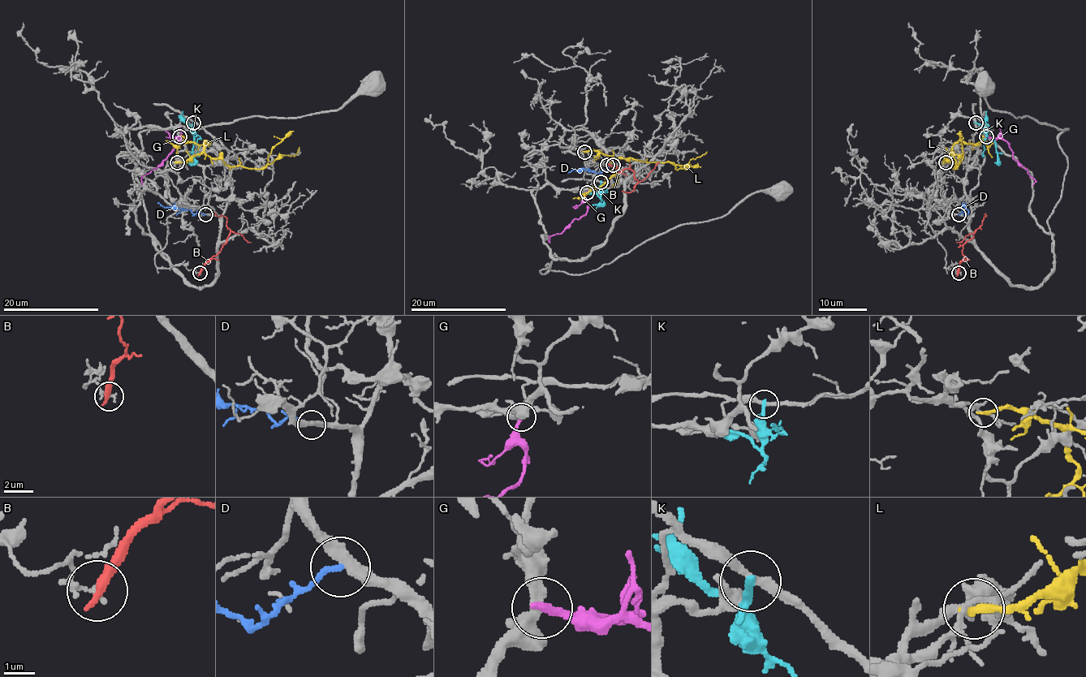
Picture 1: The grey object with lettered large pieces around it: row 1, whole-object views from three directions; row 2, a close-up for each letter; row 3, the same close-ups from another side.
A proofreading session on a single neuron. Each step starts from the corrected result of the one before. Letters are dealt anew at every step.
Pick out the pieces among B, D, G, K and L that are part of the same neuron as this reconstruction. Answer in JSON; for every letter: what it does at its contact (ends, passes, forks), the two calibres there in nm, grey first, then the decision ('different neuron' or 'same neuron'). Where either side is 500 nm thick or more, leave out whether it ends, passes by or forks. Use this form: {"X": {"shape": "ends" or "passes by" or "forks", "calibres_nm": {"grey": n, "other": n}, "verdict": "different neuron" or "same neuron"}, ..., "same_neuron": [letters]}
{"B": {"shape": "ends", "calibres_nm": {"grey": 110, "other": 400}, "verdict": "different neuron"}, "D": {"shape": "ends", "calibres_nm": {"grey": 380, "other": 170}, "verdict": "different neuron"}, "G": {"shape": "ends", "calibres_nm": {"grey": 400, "other": 280}, "verdict": "different neuron"}, "K": {"shape": "ends", "calibres_nm": {"grey": 240, "other": 260}, "verdict": "different neuron"}, "L": {"shape": "ends", "calibres_nm": {"grey": 150, "other": 280}, "verdict": "different neuron"}, "same_neuron": []}

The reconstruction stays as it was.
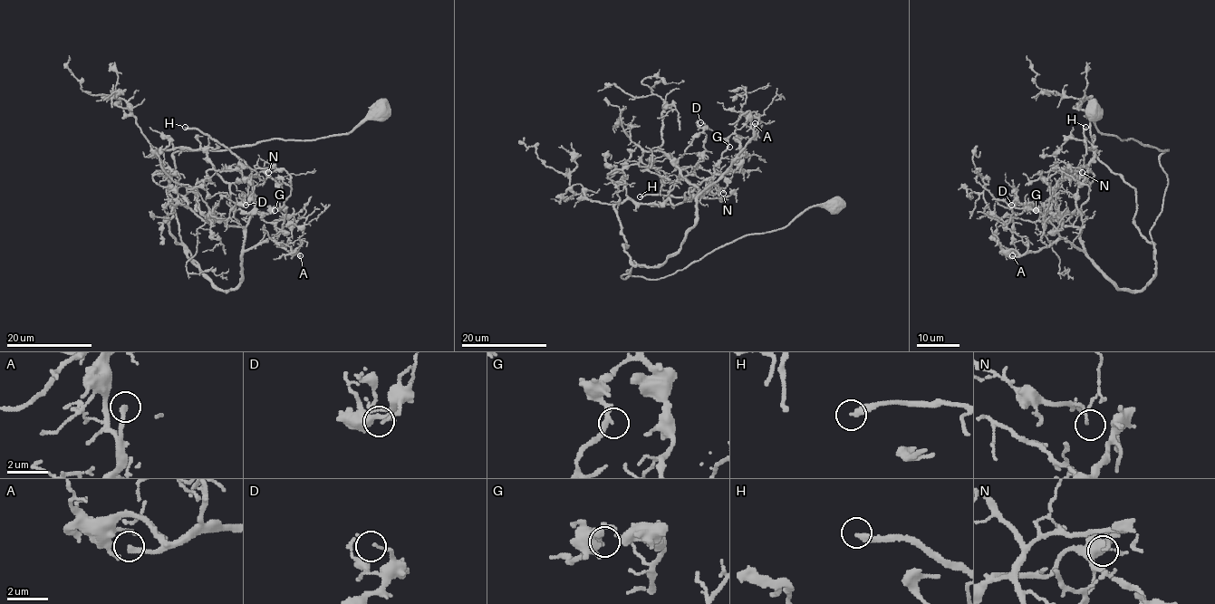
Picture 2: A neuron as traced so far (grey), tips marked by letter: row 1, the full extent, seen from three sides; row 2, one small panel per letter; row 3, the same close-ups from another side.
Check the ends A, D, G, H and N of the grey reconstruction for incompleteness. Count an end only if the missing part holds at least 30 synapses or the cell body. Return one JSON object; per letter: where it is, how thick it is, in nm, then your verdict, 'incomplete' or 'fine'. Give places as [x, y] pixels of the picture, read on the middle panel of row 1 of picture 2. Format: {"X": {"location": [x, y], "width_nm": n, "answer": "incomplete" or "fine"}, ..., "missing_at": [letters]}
{"A": {"location": [755, 123], "width_nm": 240, "answer": "incomplete"}, "D": {"location": [700, 122], "width_nm": 100, "answer": "fine"}, "G": {"location": [729, 147], "width_nm": 240, "answer": "fine"}, "H": {"location": [640, 196], "width_nm": 320, "answer": "incomplete"}, "N": {"location": [723, 193], "width_nm": 80, "answer": "fine"}, "missing_at": ["A", "H"]}

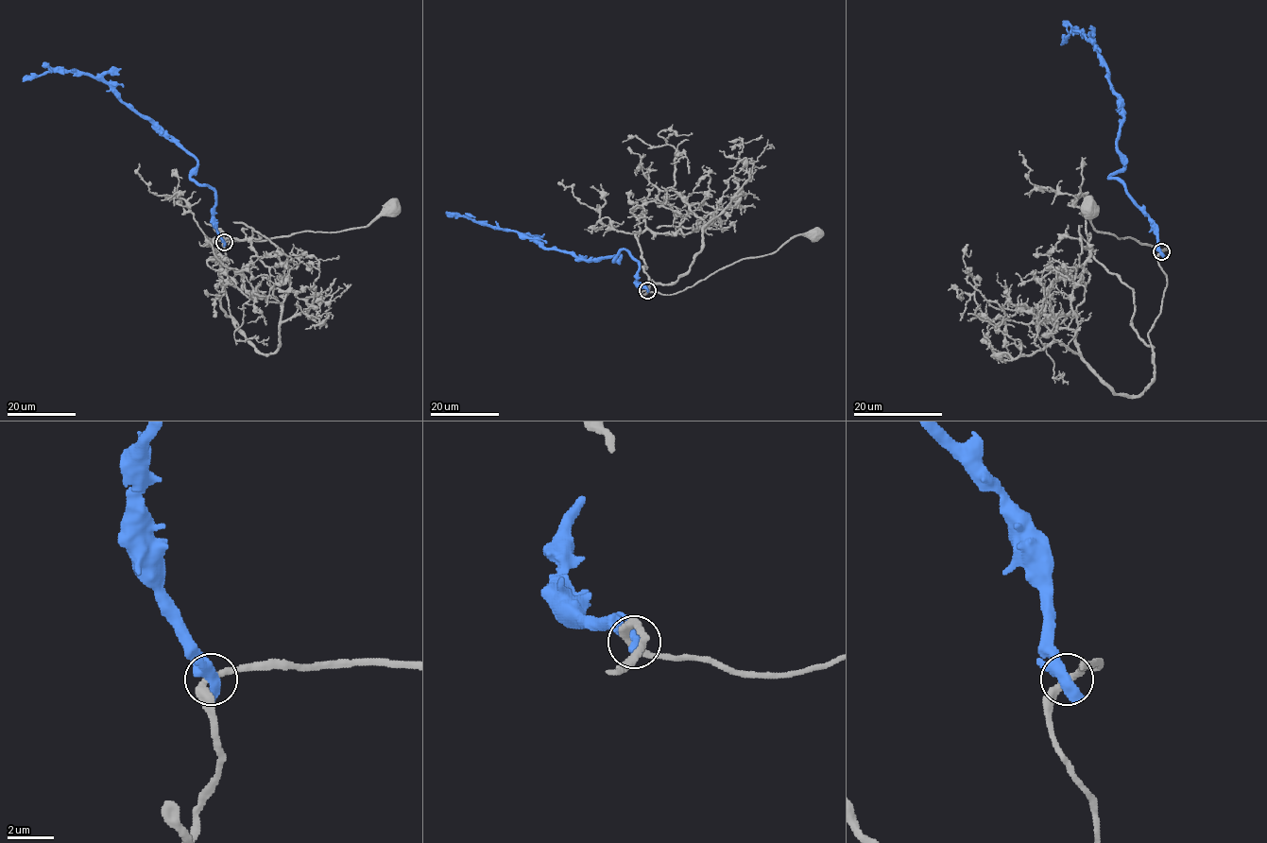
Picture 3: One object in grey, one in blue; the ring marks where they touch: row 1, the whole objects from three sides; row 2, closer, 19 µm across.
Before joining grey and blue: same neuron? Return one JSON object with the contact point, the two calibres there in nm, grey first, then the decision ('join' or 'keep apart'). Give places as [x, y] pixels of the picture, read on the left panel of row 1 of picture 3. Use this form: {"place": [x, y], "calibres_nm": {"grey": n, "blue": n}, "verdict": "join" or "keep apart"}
{"place": [224, 242], "calibres_nm": {"grey": 280, "blue": 500}, "verdict": "keep apart"}

